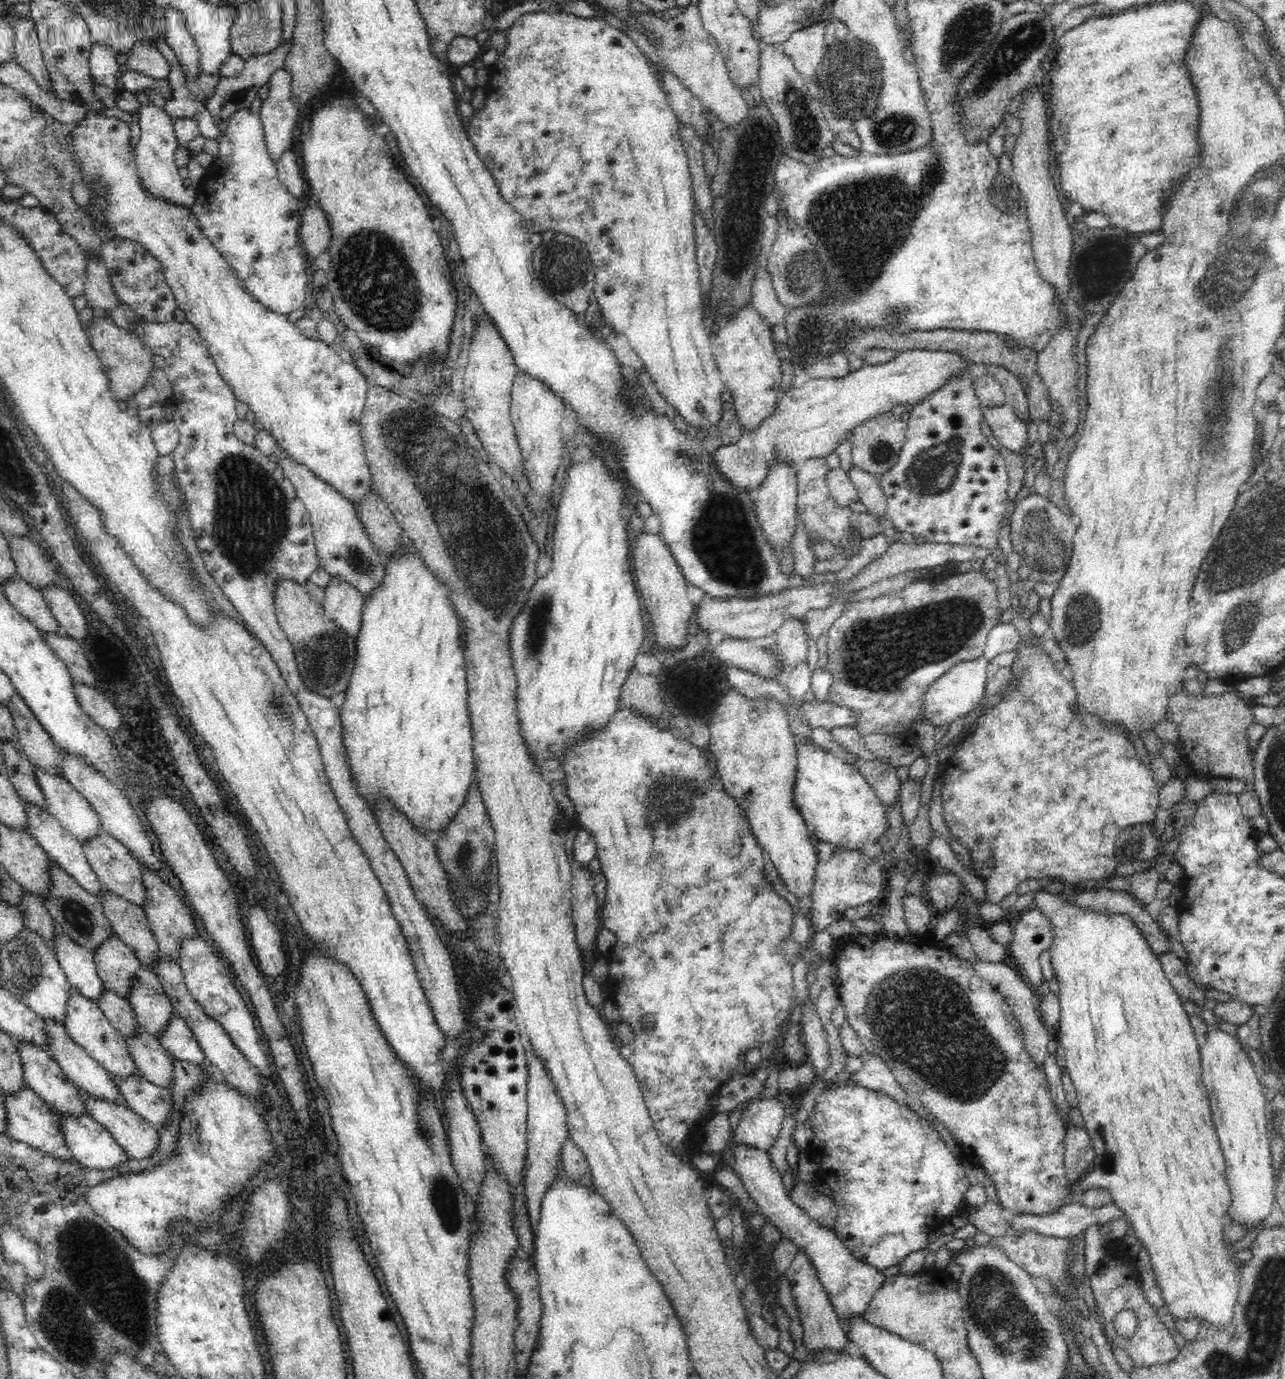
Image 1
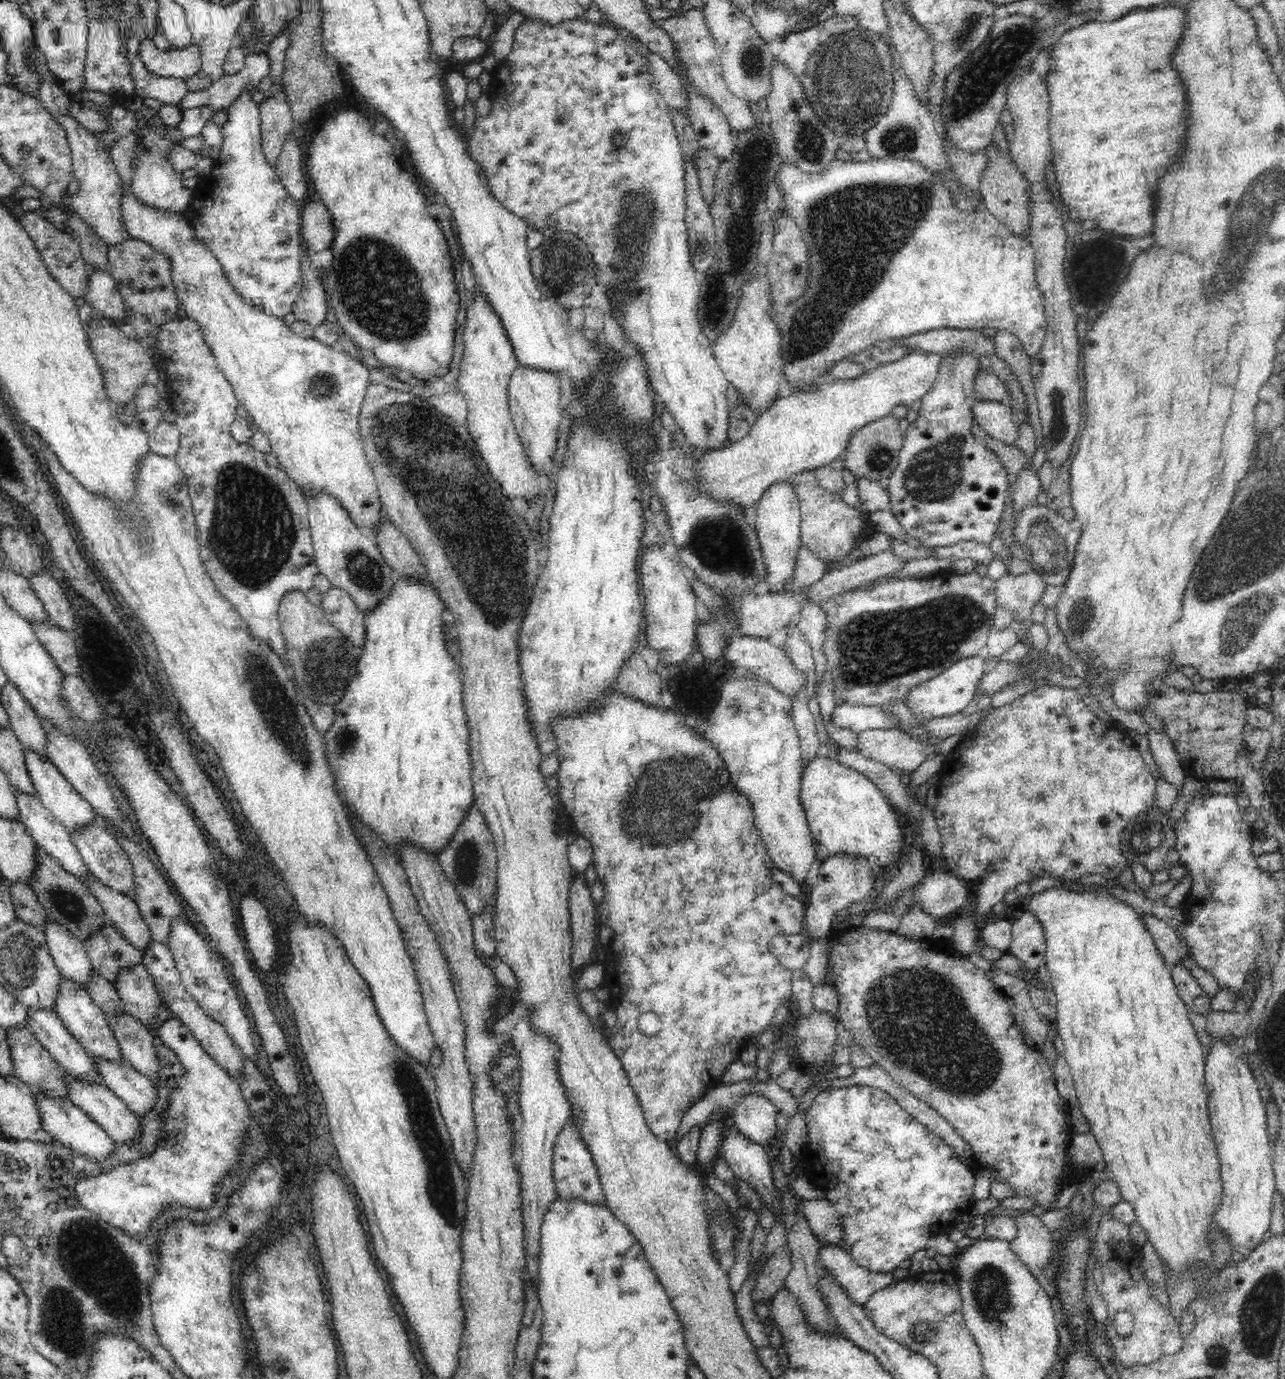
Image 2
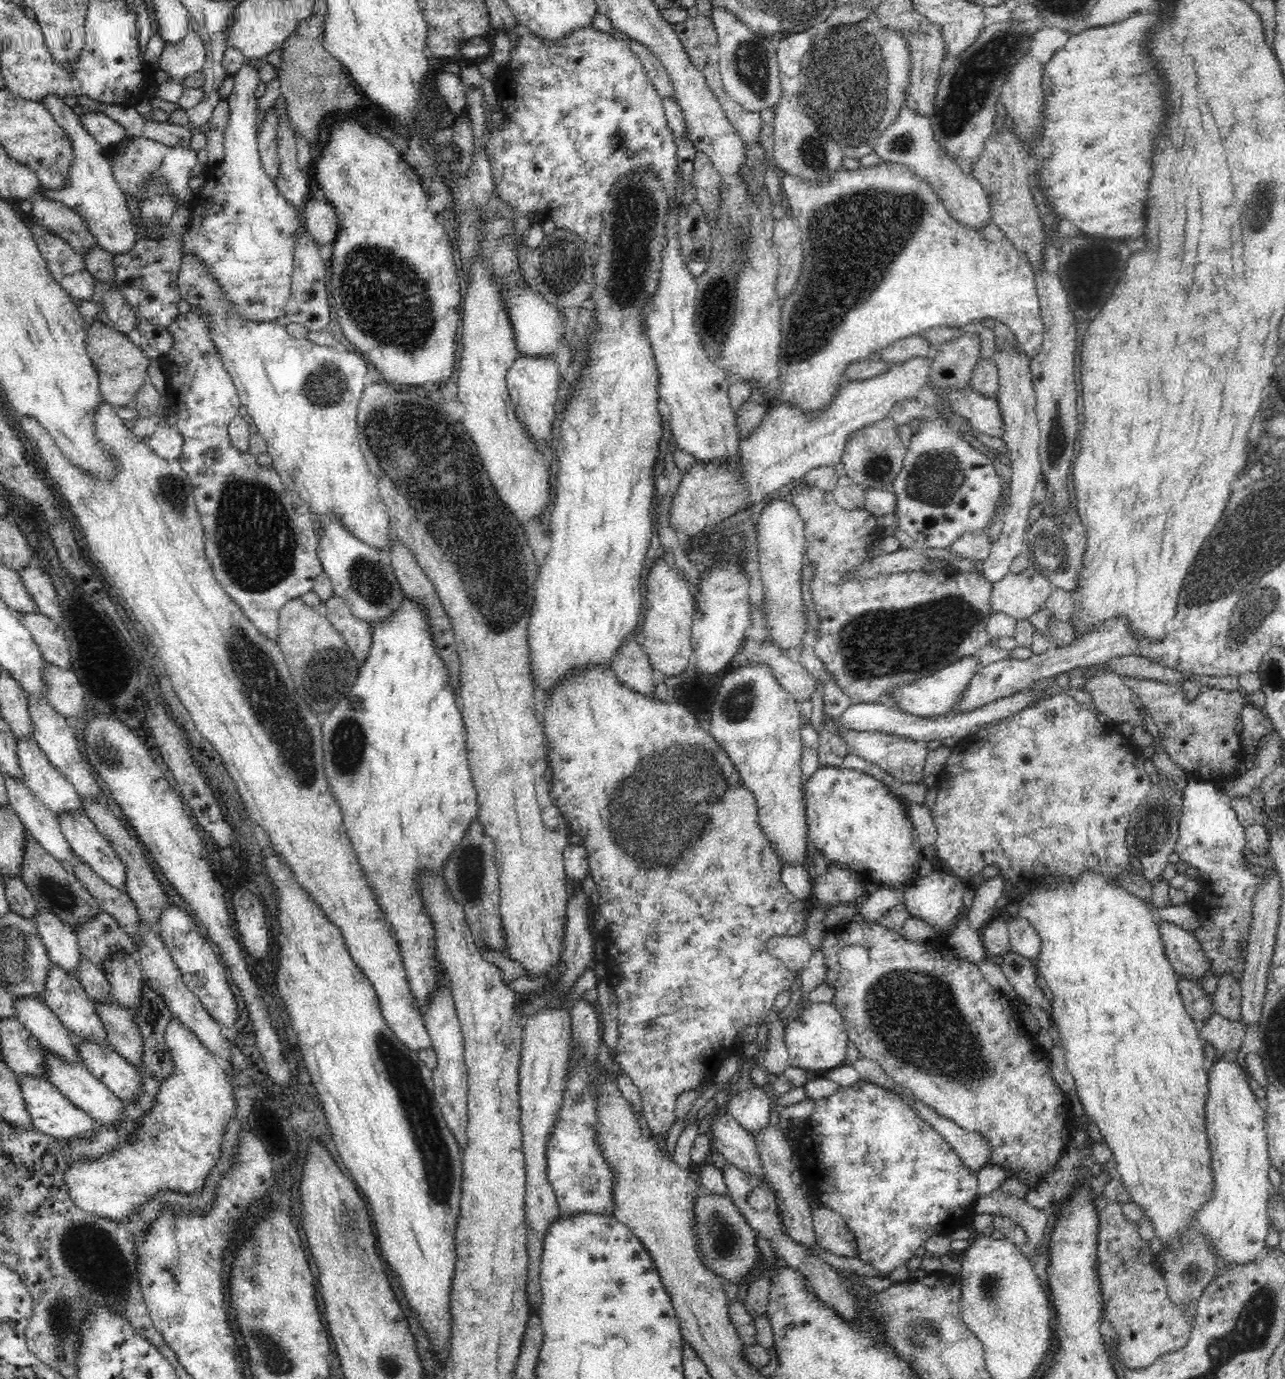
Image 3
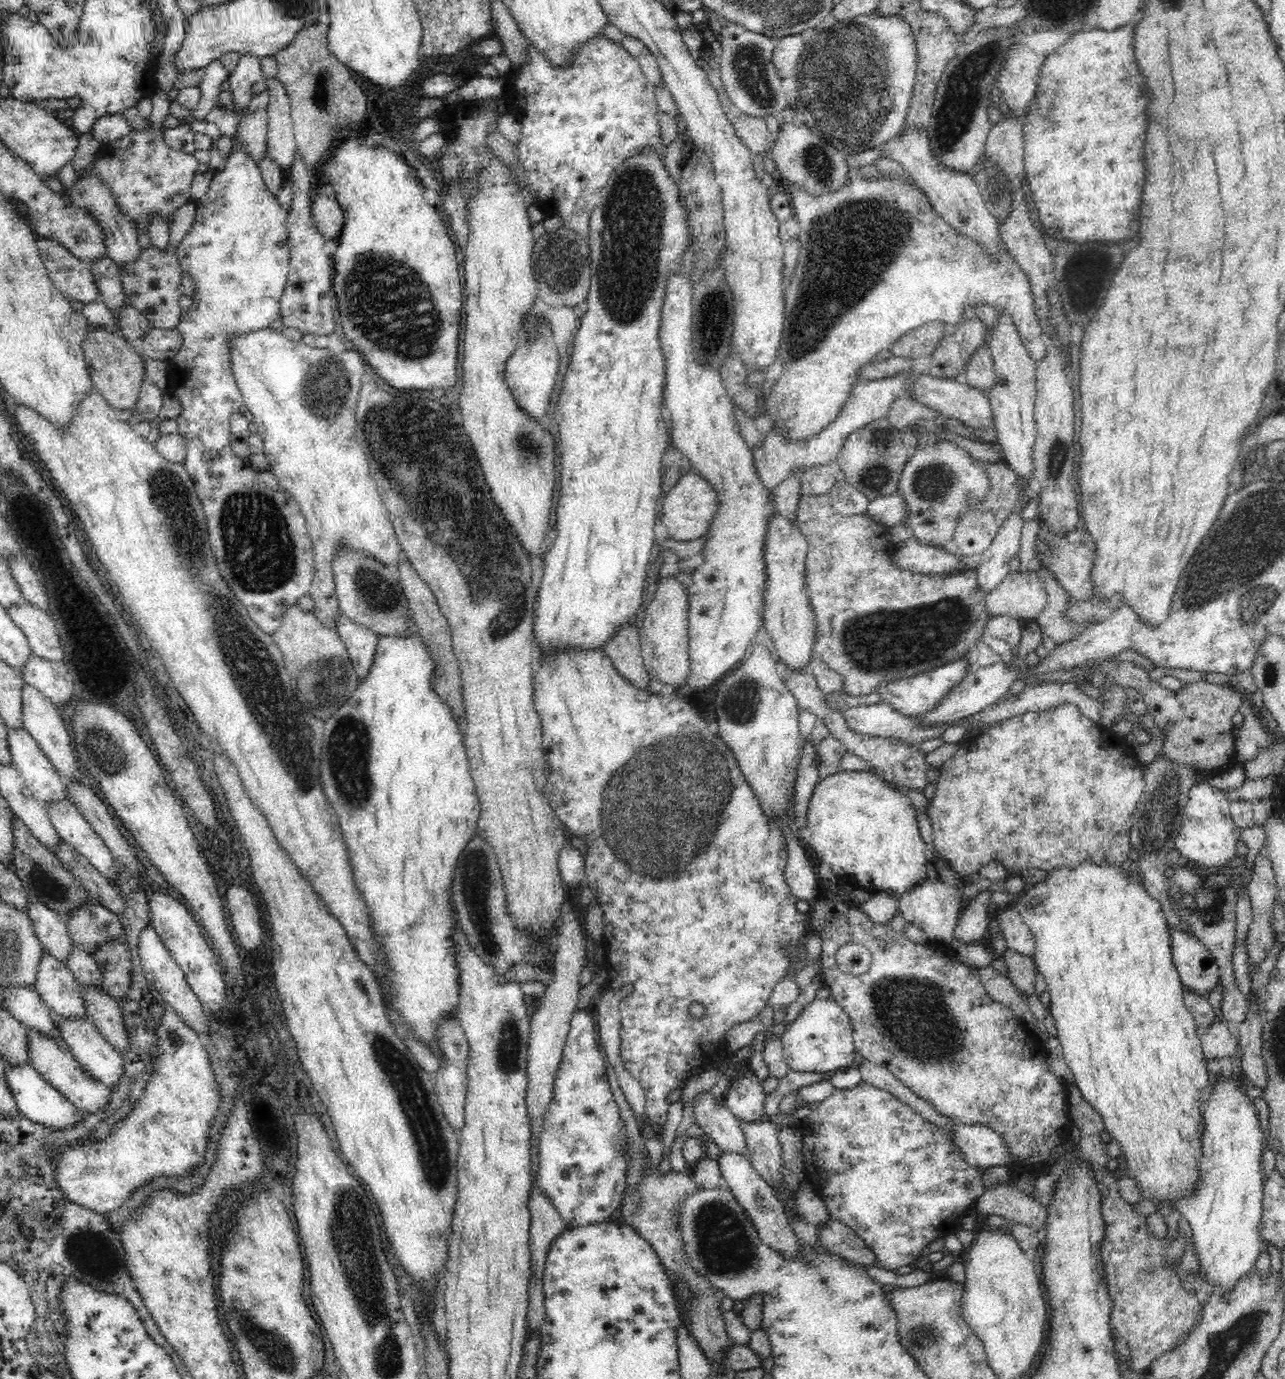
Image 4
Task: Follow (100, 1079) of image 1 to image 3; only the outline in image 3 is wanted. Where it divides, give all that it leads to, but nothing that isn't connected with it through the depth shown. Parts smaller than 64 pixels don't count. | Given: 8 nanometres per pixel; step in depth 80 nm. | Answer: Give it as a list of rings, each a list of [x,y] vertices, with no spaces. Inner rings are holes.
[[[16,996],[16,1018],[32,1033],[32,1036],[52,1054],[62,1060],[81,1062],[80,1053],[76,1049],[77,1036],[70,1033],[61,1023],[54,1011],[44,1003],[43,999],[32,996]]]

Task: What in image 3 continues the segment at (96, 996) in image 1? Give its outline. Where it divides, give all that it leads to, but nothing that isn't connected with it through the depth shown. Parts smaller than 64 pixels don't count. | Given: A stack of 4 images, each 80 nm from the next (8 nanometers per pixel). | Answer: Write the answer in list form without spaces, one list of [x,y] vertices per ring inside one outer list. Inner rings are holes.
[[[41,908],[34,920],[51,962],[66,972],[75,973],[83,954],[74,928],[64,924],[54,913]]]

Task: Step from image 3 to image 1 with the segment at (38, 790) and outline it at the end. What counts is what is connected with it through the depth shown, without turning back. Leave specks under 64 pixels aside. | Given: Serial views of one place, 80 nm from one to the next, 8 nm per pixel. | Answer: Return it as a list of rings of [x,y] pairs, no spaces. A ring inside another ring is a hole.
[[[35,766],[35,776],[44,793],[47,811],[58,820],[81,845],[98,836],[99,816],[92,805],[70,785],[66,778],[46,773]]]

